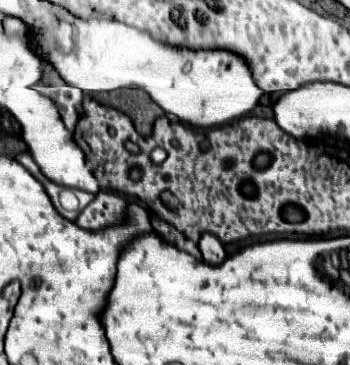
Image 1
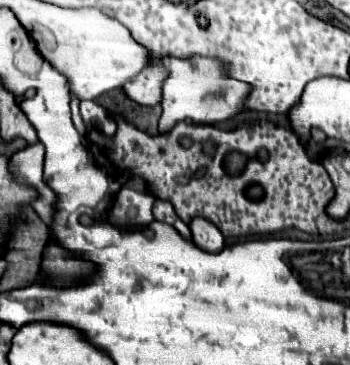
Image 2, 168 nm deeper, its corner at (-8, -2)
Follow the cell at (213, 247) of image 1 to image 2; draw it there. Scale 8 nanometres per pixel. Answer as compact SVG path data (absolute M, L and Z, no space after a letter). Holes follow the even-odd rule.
M196 216L188 222L188 226L192 230L192 240L198 248L204 248L206 252L220 252L224 248L224 236L210 220Z

